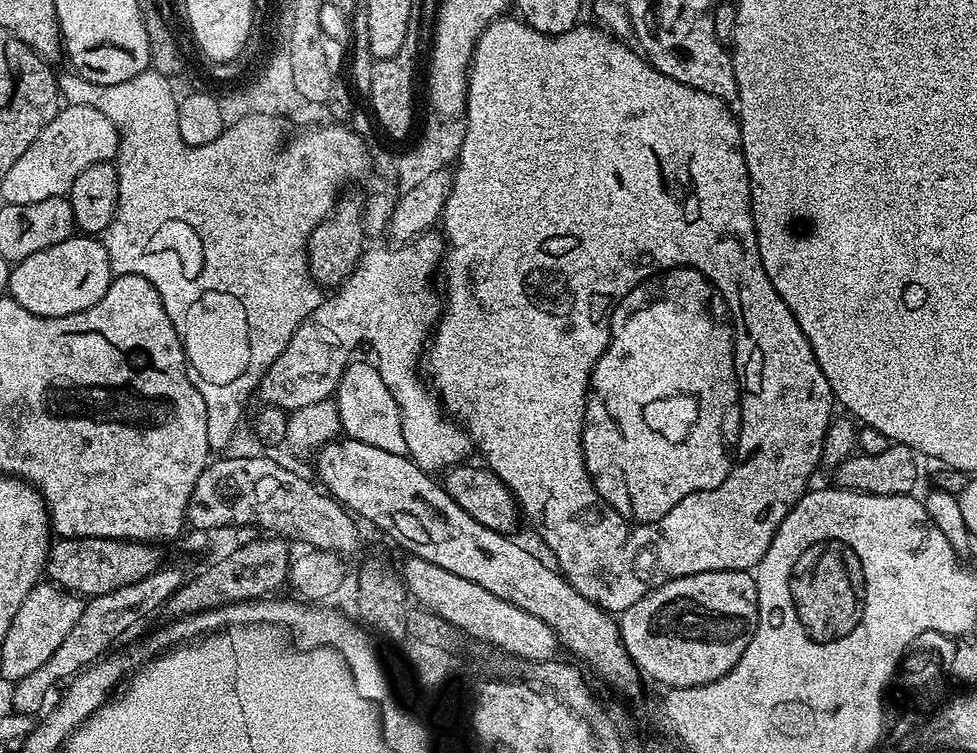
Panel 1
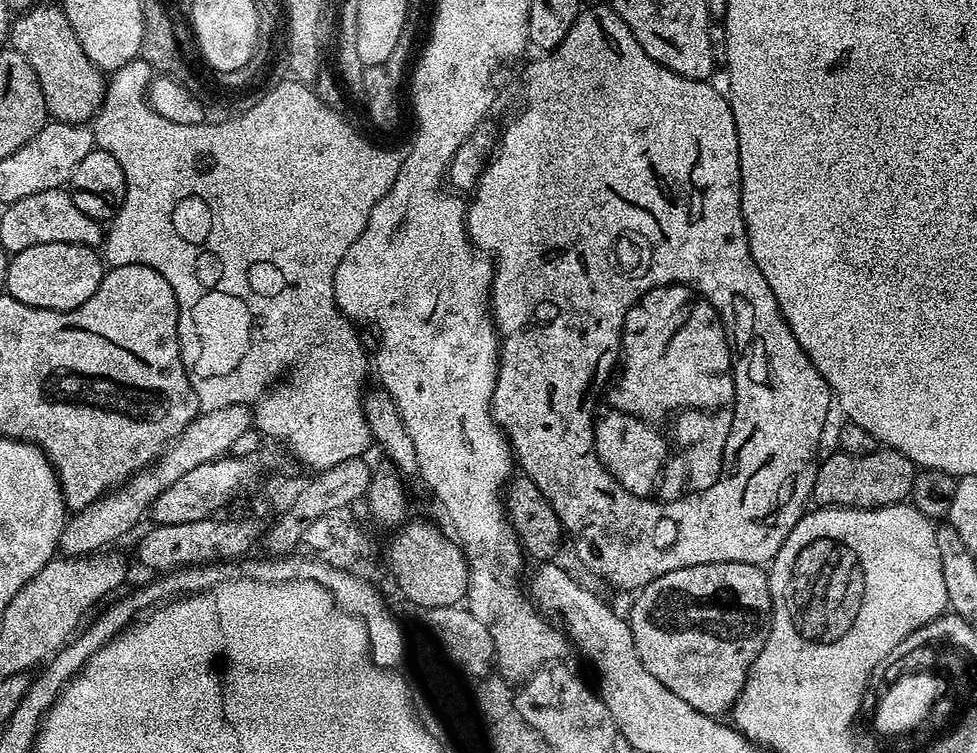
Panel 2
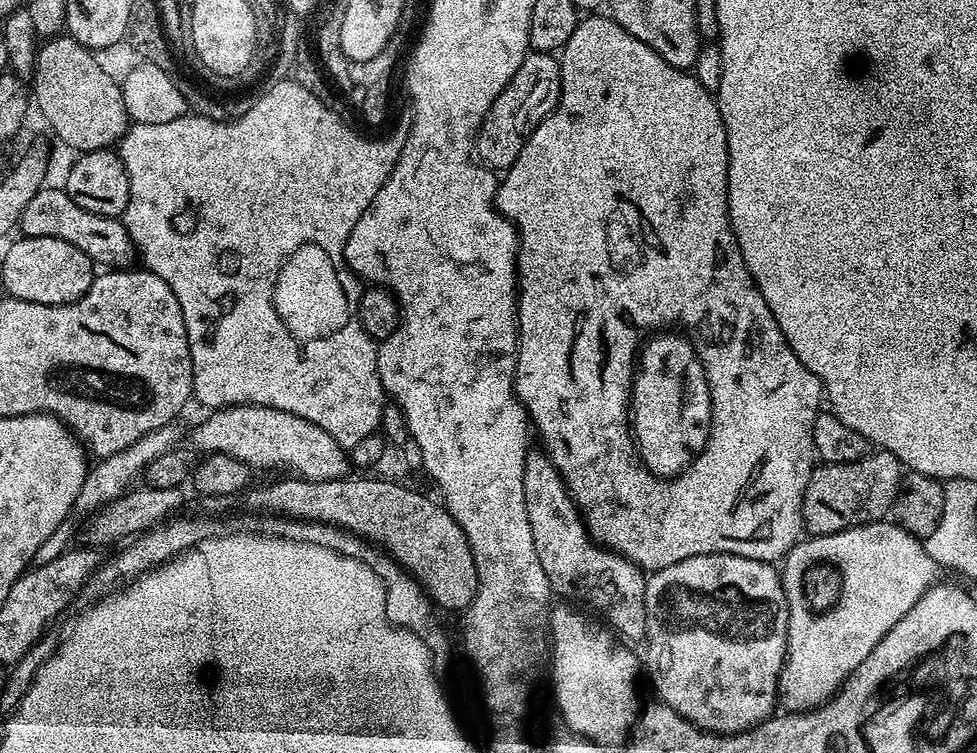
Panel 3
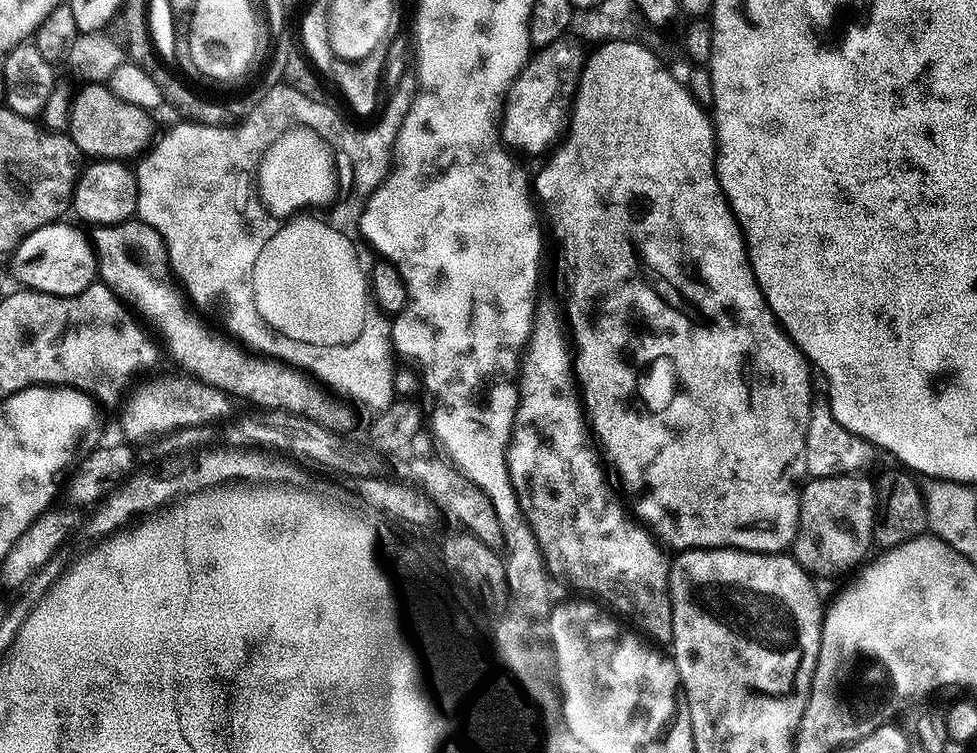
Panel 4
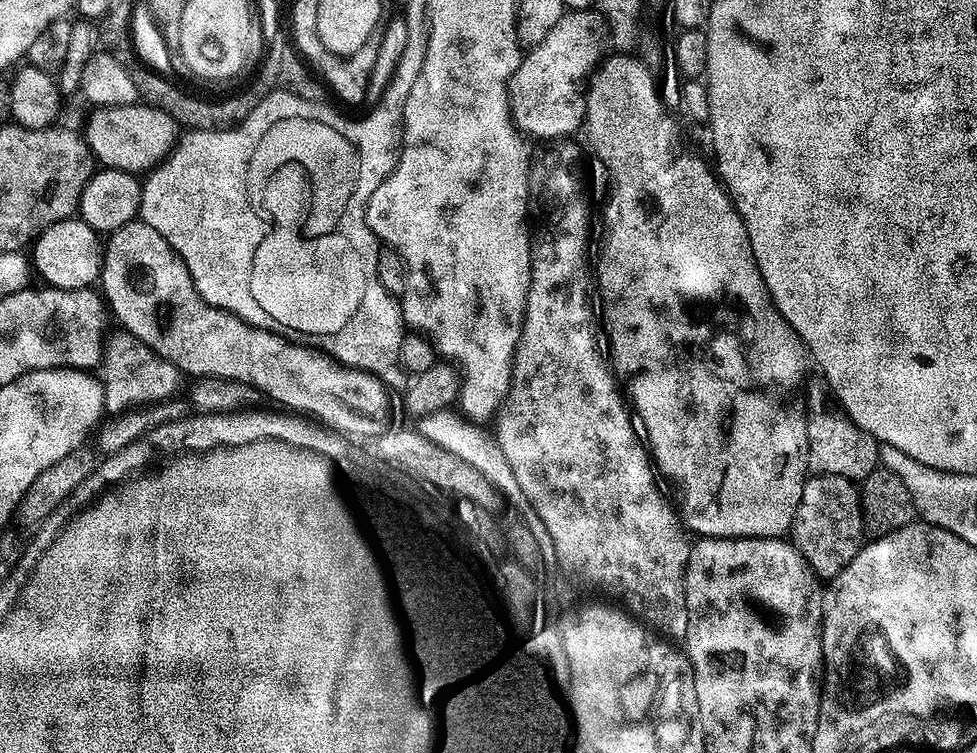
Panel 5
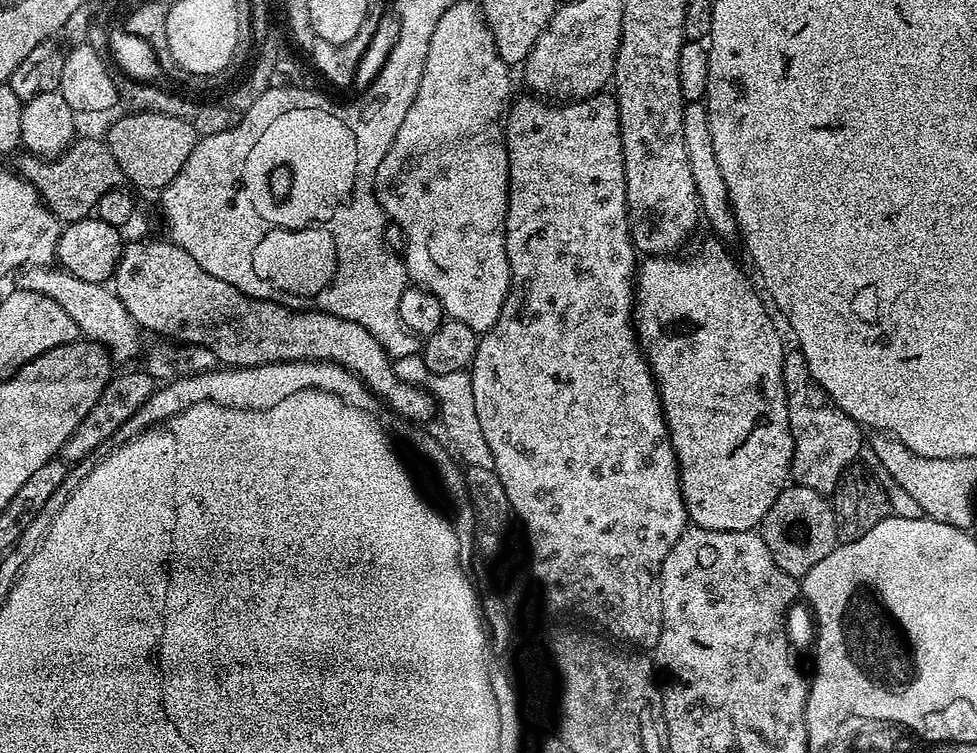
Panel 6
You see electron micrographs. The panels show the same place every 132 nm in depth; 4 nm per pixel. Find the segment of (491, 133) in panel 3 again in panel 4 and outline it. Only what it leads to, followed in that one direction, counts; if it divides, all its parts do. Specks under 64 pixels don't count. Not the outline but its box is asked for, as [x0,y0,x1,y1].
[498,39,582,156]

